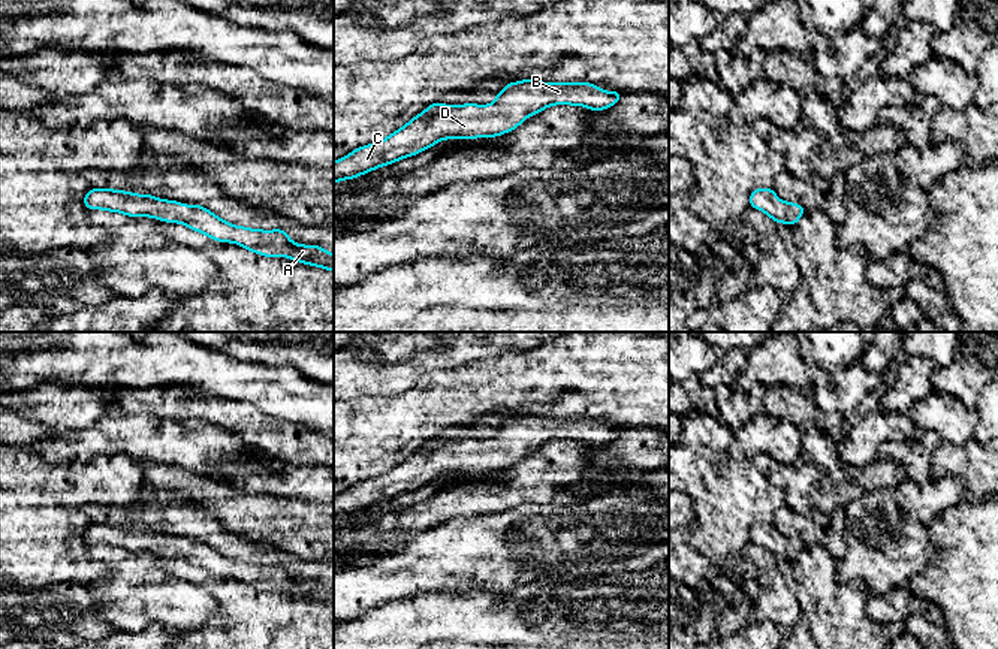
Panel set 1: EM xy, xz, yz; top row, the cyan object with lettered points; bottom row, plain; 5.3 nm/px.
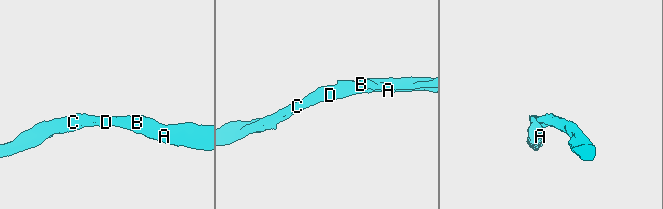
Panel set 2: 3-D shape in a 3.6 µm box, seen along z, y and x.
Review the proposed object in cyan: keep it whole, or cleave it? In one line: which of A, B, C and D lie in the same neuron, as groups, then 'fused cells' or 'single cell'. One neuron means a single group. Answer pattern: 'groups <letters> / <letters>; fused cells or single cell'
groups A B C D; single cell

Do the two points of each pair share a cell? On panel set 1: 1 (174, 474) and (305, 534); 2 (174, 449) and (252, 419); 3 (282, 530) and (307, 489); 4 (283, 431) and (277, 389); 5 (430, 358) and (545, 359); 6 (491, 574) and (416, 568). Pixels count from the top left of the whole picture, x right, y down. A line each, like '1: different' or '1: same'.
1: same
2: different
3: different
4: different
5: different
6: same

